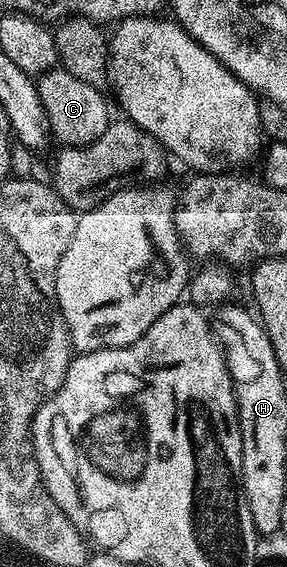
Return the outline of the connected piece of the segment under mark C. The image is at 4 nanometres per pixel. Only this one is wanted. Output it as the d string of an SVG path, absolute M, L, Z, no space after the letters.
M58 66L42 72L36 86L39 98L43 102L50 133L54 137L58 136L62 145L89 144L95 138L99 138L103 130L109 128L109 104L101 97L97 84L88 84L85 80L75 78L75 74L71 74L66 68Z

